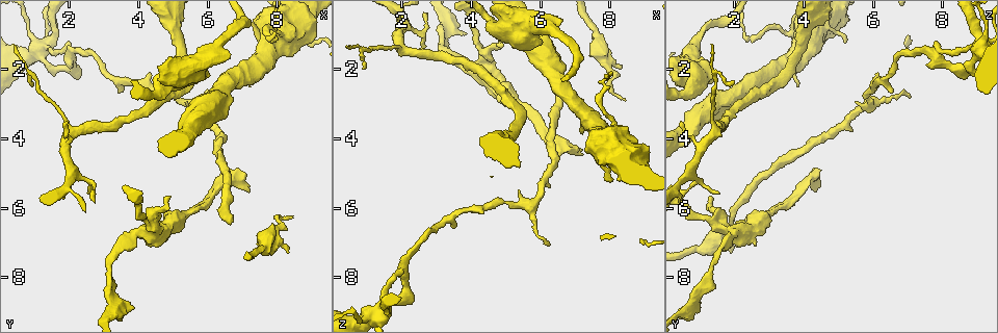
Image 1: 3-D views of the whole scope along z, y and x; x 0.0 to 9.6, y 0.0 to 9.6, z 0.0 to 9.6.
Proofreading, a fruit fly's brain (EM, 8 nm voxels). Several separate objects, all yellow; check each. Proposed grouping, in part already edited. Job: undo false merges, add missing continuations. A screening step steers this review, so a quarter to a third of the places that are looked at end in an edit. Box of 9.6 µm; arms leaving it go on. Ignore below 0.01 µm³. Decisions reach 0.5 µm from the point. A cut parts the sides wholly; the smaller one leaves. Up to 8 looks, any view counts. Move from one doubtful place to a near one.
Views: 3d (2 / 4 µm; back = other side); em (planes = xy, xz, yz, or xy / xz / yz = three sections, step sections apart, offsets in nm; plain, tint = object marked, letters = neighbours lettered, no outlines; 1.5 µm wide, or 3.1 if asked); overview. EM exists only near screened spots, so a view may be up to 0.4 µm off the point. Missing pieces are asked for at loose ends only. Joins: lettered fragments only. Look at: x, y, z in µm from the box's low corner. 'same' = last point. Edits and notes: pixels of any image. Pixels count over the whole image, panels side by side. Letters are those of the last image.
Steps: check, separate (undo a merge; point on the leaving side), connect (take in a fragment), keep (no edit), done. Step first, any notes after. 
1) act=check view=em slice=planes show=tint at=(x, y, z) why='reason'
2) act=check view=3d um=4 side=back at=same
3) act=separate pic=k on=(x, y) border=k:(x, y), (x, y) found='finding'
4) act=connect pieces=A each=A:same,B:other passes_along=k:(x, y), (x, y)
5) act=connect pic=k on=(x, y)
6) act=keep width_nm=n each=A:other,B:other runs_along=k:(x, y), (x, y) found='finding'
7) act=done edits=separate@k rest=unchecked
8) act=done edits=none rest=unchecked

act=check view=3d um=2 at=(1.10, 1.60, 9.10) why='small branch off a trunk'

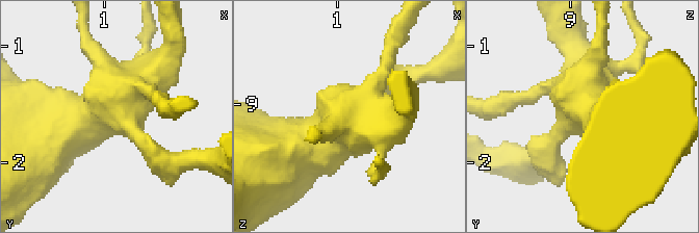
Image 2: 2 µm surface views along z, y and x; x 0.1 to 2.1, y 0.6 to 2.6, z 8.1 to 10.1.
act=check view=em slice=xz step=4 show=letters at=(1.12, 1.58, 9.08)

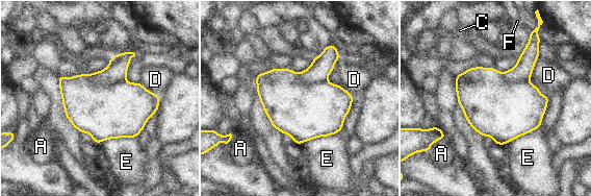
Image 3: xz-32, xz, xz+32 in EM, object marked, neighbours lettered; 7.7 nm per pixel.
act=separate pic=3 on=(116, 72) each=A:other,C:other,D:other,E:other,F:other border=3:(87, 75), (100, 82), (125, 79) found='a second neuron is stuck on'

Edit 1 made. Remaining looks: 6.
act=check view=overview why='redraw'

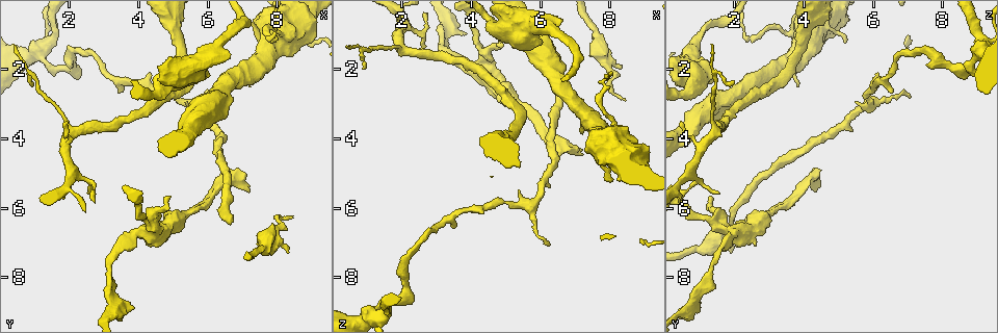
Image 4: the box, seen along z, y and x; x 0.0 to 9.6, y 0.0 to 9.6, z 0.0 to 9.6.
act=check view=em slice=planes show=letters at=(1.00, 2.40, 2.00) why='tapers out'

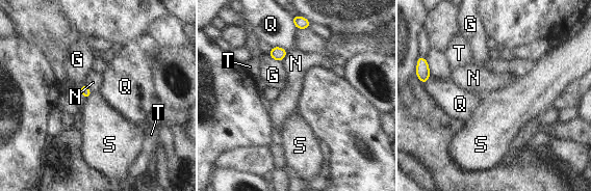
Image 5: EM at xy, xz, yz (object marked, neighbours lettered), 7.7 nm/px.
act=keep each=G:other,N:other,Q:other,S:other,T:other border=5:(92, 93), (85, 99) found='none of them fits'

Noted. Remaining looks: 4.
act=check view=em slice=planes show=tint at=(7.20, 5.55, 4.40) why='end of a long branch'

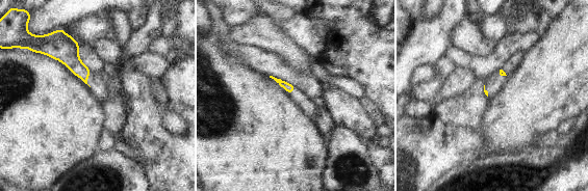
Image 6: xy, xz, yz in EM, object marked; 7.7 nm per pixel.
act=check view=em slice=planes show=letters at=same why='what lies round it'

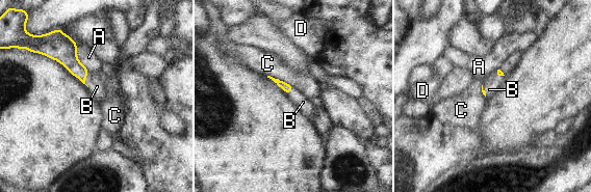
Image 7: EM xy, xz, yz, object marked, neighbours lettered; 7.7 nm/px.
act=connect pieces=B each=A:other,B:same,C:other,D:other passes_along=7:(66, 53), (84, 79), (97, 86) found='it goes on there'

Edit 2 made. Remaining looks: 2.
act=done edits=separate@3,connect@7 rest=unchecked

